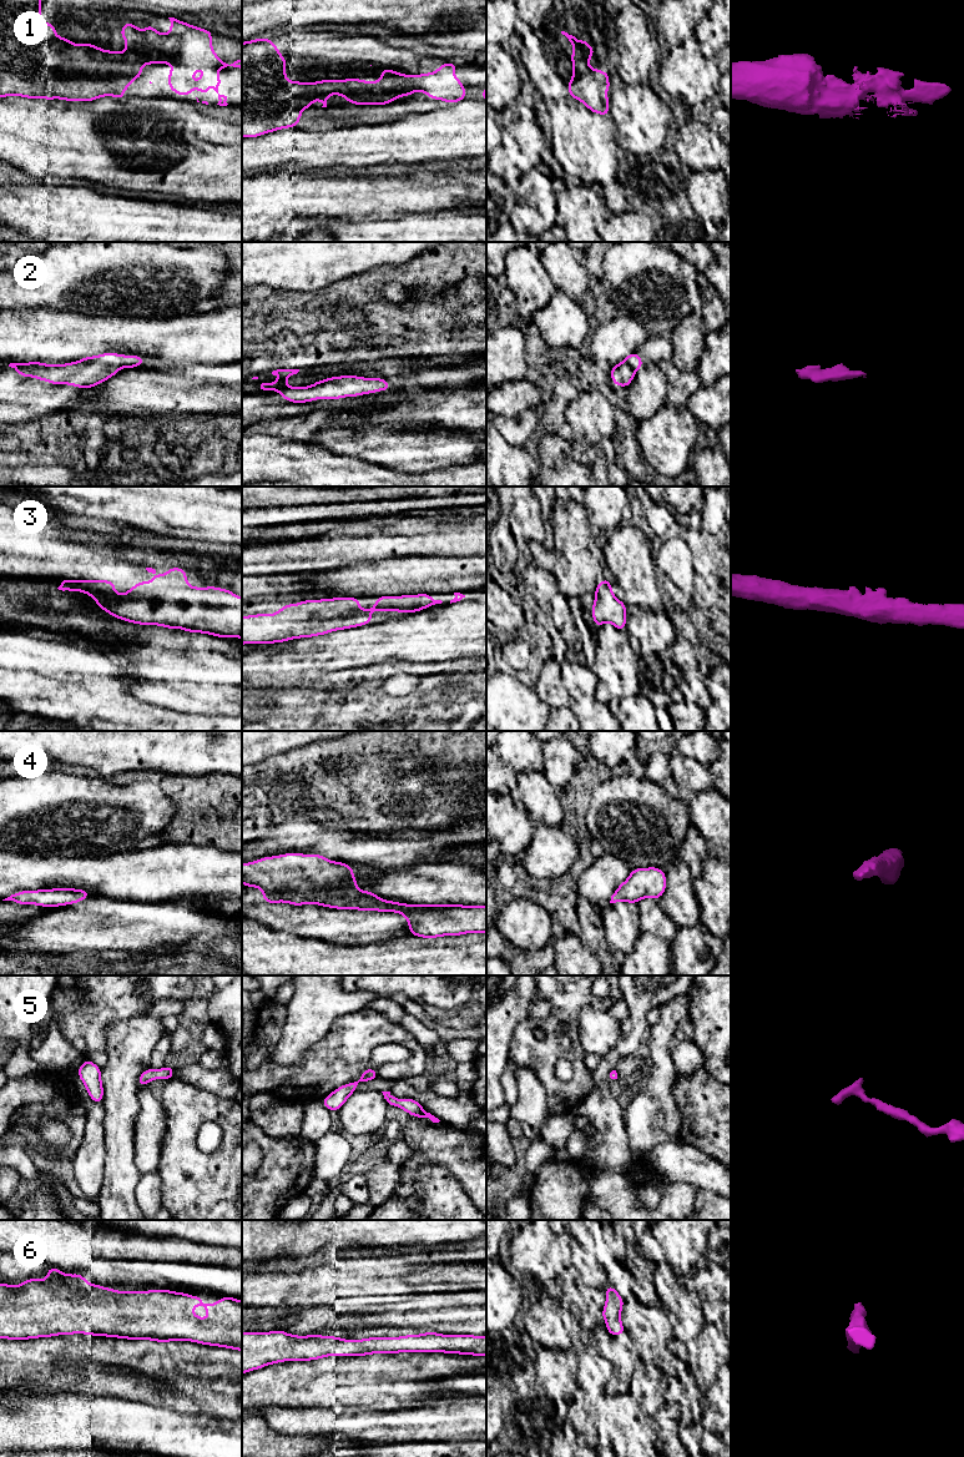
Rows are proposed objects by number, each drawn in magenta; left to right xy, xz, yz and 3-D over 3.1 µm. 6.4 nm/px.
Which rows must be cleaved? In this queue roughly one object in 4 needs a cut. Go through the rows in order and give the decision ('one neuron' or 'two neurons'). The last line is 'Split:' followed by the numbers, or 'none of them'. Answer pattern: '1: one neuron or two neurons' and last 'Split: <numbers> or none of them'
1: one neuron
2: one neuron
3: one neuron
4: one neuron
5: one neuron
6: one neuron
Split: none of them

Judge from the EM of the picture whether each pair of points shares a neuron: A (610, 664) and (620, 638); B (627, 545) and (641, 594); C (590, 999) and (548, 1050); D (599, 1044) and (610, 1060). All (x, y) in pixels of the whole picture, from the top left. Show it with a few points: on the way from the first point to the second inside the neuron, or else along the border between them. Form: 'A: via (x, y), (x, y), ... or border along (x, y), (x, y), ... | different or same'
A: via (614, 658), (614, 644) | same
B: via (630, 558), (639, 581) | same
C: via (574, 1002), (550, 1026), (550, 1034) | same
D: border along (620, 1029), (616, 1044), (600, 1059) | different

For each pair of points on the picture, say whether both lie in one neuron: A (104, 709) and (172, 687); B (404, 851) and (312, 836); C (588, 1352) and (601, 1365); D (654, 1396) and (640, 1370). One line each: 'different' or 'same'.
A: different
B: same
C: same
D: same

